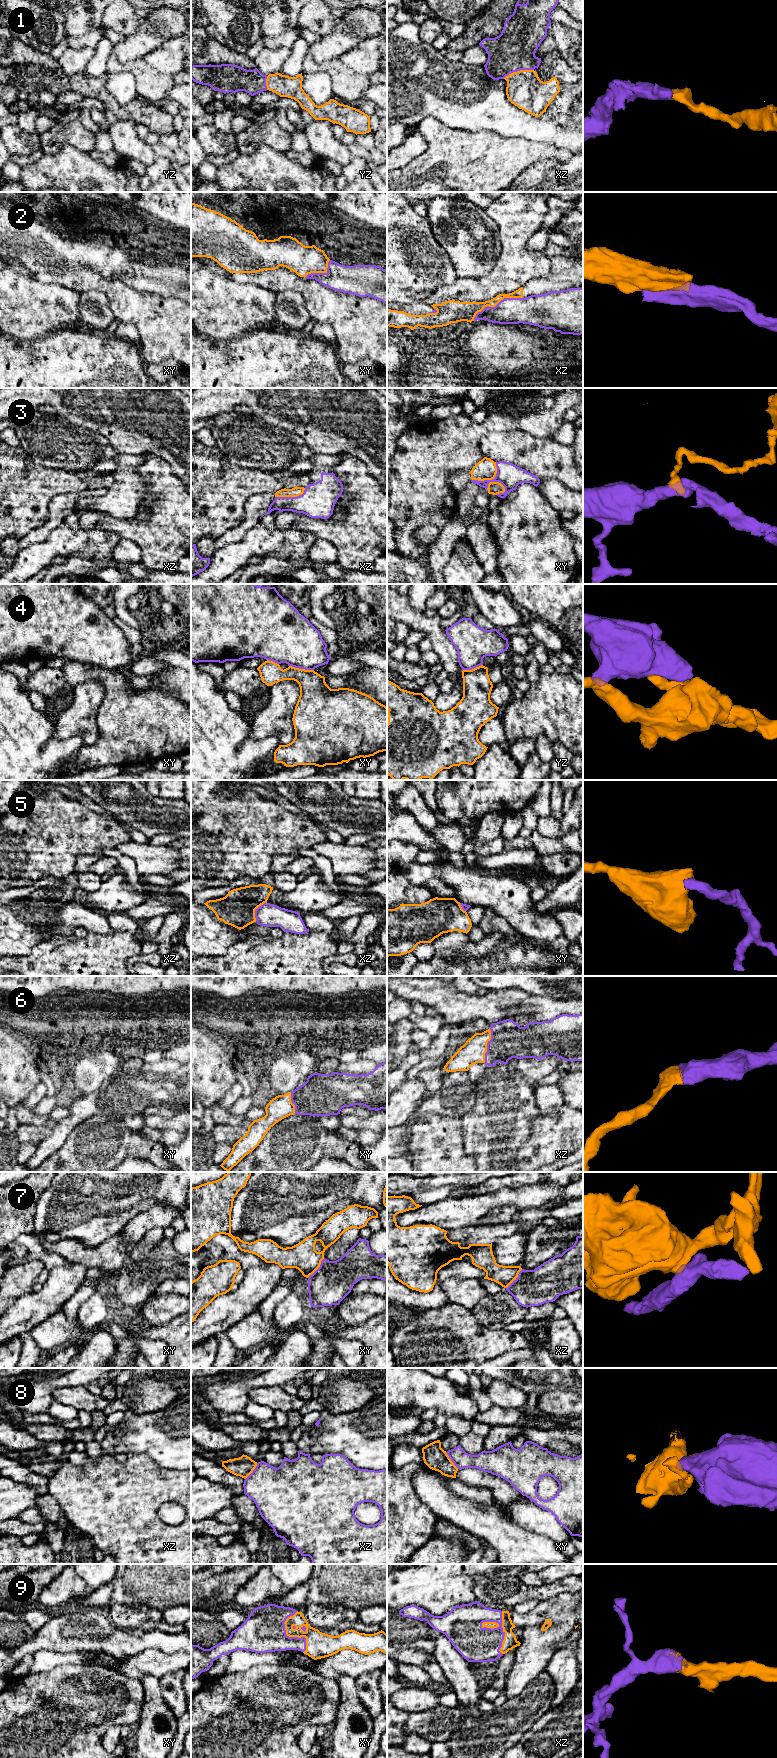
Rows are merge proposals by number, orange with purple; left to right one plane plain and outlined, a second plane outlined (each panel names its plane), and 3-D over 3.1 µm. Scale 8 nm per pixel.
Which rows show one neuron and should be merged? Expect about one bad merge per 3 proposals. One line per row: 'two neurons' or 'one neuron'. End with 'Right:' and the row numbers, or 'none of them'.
1: one neuron
2: two neurons
3: two neurons
4: two neurons
5: two neurons
6: one neuron
7: two neurons
8: two neurons
9: one neuron
Right: 1, 6, 9

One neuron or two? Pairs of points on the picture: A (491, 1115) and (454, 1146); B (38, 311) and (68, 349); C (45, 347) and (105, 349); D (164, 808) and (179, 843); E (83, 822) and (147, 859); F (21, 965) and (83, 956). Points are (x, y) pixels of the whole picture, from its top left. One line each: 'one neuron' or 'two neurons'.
A: two neurons
B: two neurons
C: one neuron
D: two neurons
E: two neurons
F: one neuron

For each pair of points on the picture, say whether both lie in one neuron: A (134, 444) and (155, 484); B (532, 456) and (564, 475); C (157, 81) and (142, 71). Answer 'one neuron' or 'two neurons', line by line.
A: two neurons
B: one neuron
C: one neuron

